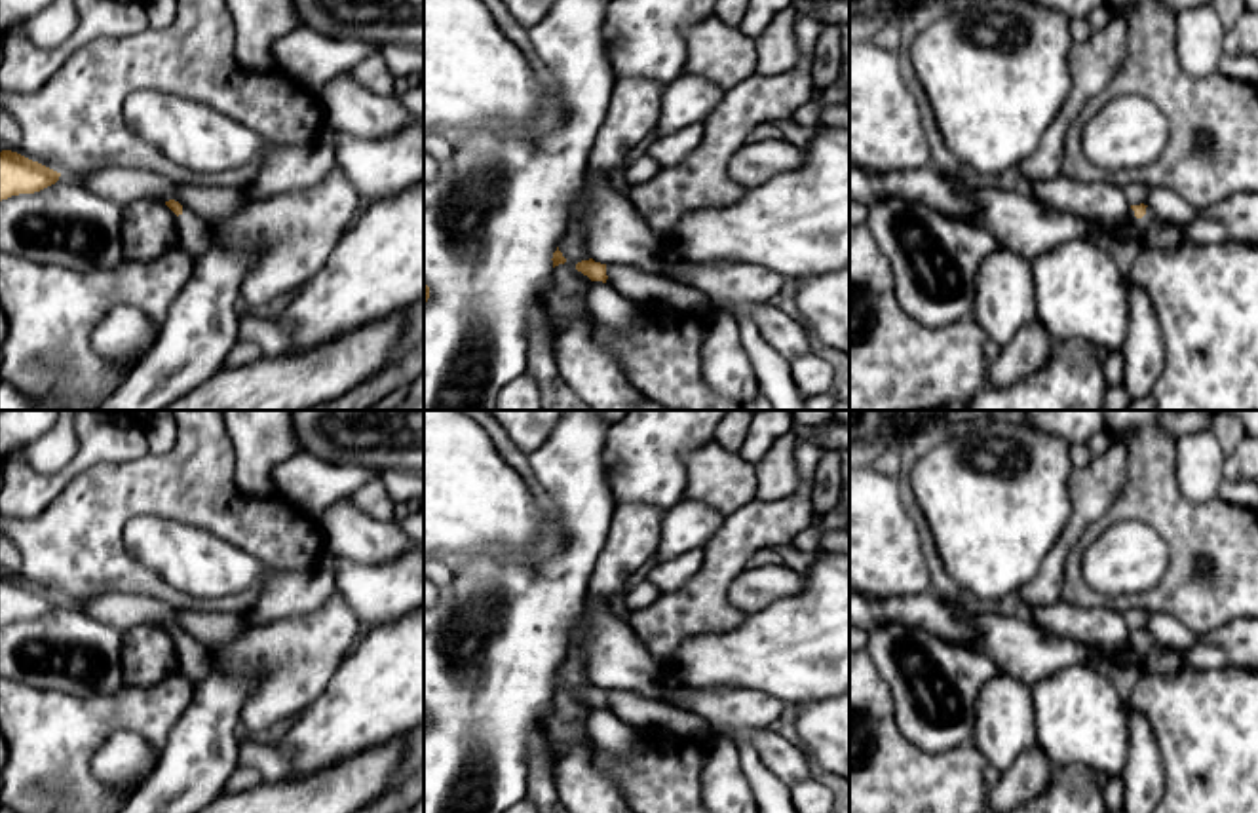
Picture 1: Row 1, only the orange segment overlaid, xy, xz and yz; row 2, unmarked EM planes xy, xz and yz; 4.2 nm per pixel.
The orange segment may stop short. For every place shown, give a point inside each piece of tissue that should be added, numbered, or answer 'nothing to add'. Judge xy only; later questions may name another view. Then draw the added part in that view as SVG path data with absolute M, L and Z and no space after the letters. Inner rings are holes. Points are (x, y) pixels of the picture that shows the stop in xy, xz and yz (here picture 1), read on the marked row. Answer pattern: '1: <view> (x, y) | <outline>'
1: xy (194, 234) | M182 205L182 213L179 217L175 215L175 224L179 230L179 247L194 260L213 247L213 230L209 220L198 217L188 207Z

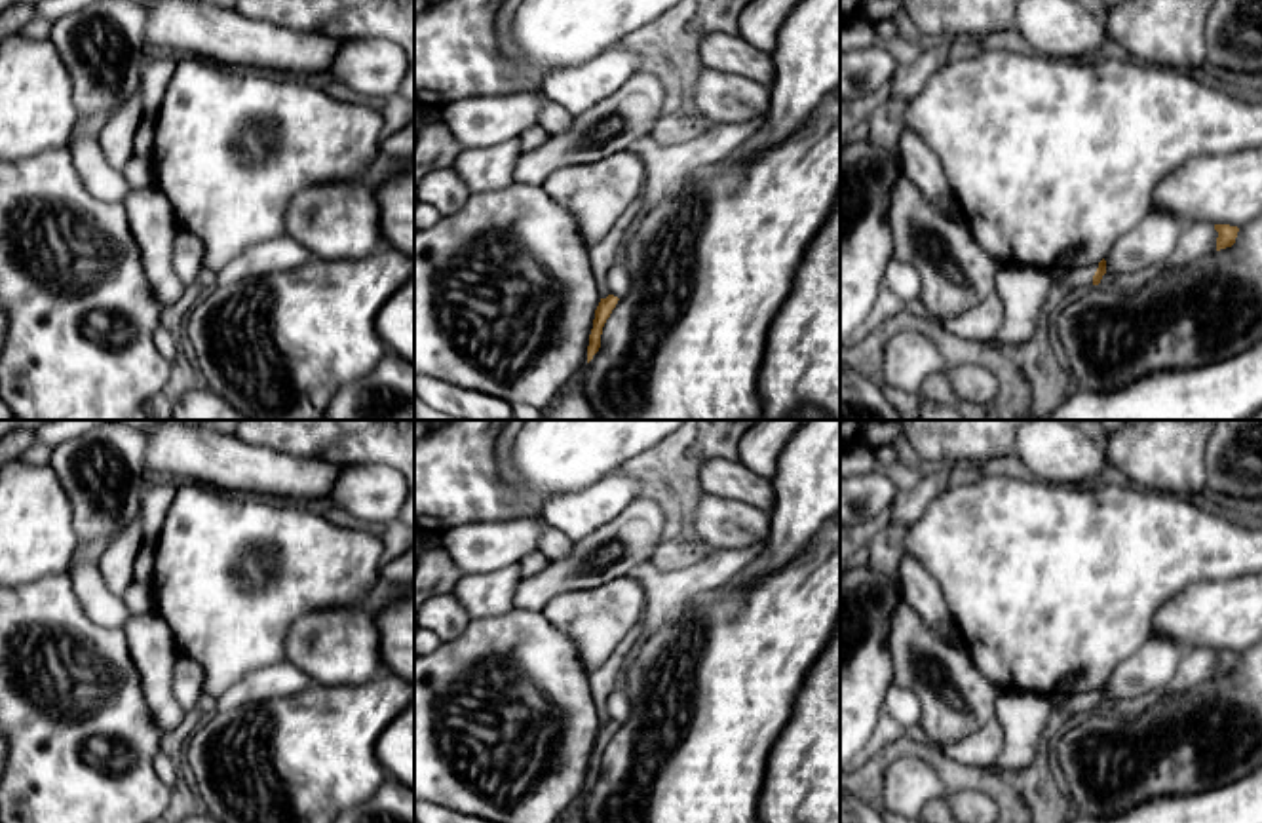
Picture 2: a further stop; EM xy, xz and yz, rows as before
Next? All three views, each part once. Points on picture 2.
1: yz (1076, 278) | M1087 264L1080 268L1072 268L1064 276L1053 279L1053 287L1062 287L1062 289L1081 289L1093 285L1093 276L1097 272L1099 264Z

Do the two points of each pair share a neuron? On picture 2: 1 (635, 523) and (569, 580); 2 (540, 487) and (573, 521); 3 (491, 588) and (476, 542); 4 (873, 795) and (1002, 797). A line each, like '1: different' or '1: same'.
1: same
2: different
3: different
4: same

